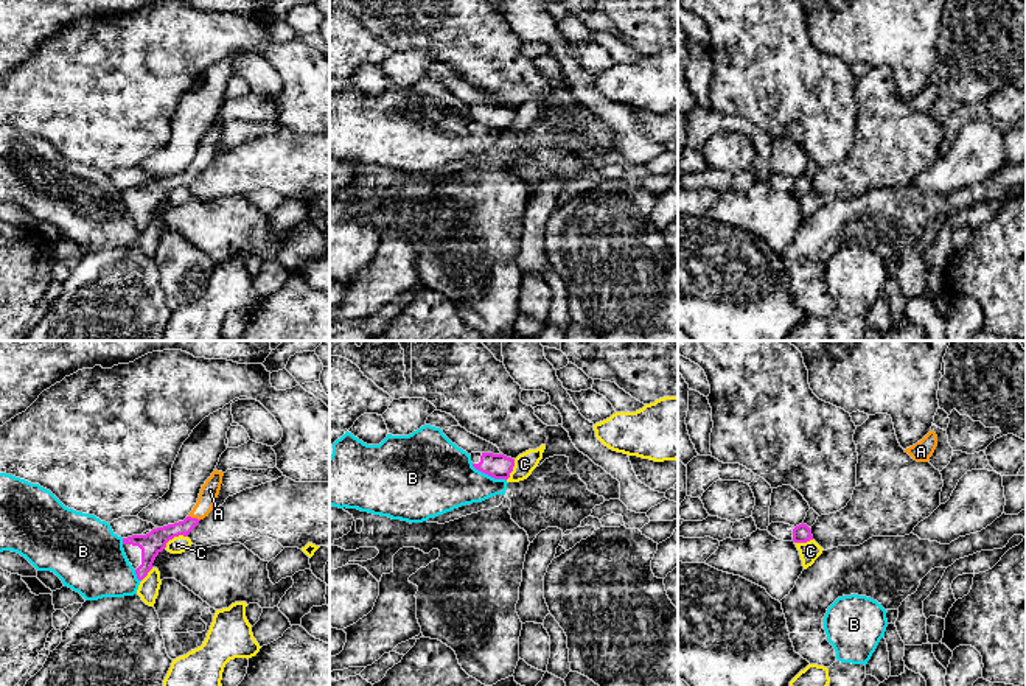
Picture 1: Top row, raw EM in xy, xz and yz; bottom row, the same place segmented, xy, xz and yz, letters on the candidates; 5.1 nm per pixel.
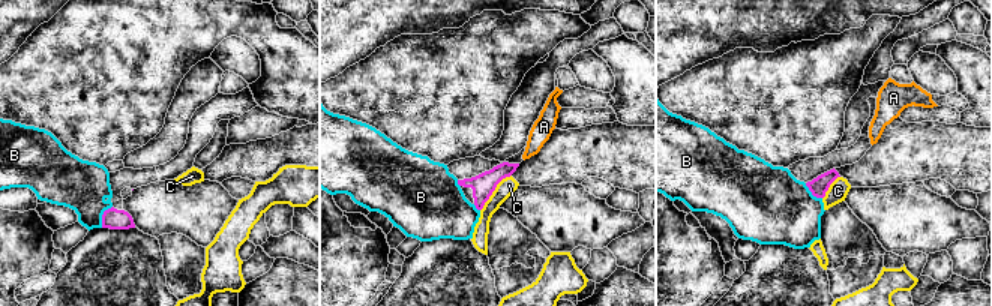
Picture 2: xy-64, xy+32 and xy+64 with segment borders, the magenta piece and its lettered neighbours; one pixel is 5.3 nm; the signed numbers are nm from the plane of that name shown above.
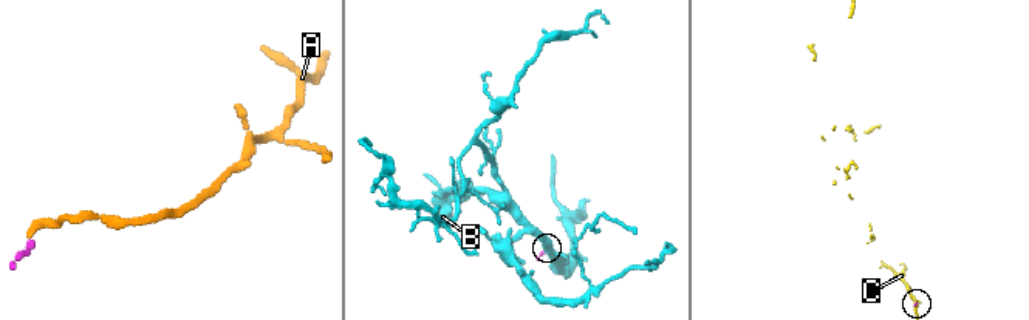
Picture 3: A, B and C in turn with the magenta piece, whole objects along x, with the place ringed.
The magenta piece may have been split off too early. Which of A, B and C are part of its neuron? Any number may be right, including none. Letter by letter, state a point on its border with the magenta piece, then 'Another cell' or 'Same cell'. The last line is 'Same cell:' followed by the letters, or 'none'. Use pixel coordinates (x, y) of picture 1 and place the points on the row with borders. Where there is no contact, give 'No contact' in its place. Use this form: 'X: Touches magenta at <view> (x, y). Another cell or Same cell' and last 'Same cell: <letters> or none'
A: Touches magenta at xy (195, 518). Same cell
B: Touches magenta at xz (488, 475). Another cell
C: Touches magenta at xy (174, 535). Another cell
Same cell: A

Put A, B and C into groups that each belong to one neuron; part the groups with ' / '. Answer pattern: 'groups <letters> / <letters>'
groups A / B / C

